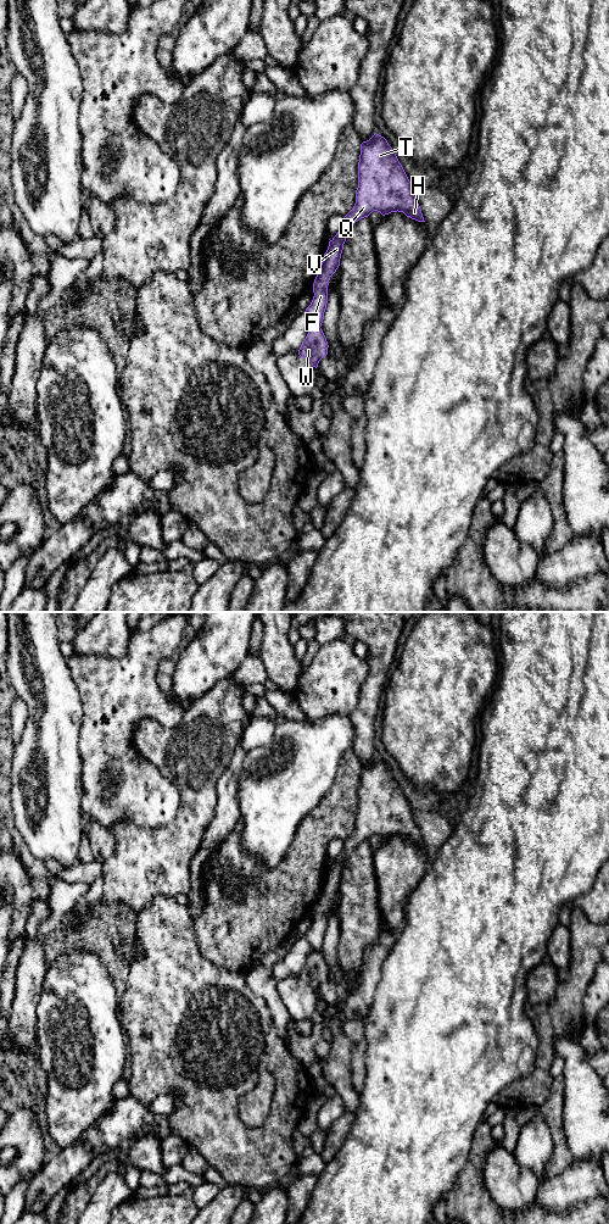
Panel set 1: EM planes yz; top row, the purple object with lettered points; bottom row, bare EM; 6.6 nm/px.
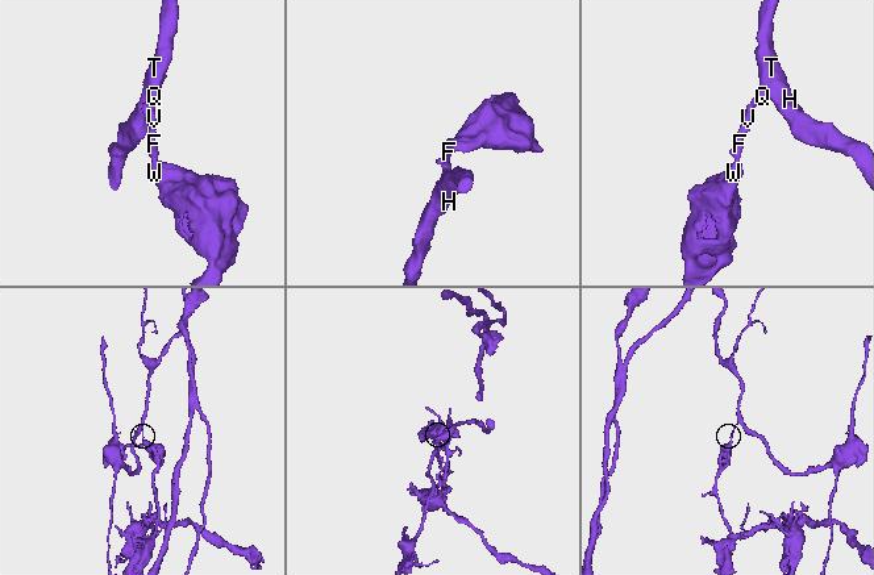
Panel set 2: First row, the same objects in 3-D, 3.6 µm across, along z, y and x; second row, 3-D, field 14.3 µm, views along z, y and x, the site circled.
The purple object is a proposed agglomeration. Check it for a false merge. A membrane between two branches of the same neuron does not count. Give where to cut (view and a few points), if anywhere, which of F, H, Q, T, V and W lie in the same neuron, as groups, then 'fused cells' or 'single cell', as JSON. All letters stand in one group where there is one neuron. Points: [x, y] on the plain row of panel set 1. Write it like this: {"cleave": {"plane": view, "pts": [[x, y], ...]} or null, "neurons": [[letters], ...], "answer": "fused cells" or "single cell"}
{"cleave": {"plane": "yz", "pts": [[312, 949], [319, 951]]}, "neurons": [["F", "H", "Q", "T", "V"], ["W"]], "answer": "fused cells"}

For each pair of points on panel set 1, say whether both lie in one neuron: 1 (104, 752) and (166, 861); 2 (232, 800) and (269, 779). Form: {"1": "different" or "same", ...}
{"1": "different", "2": "different"}

